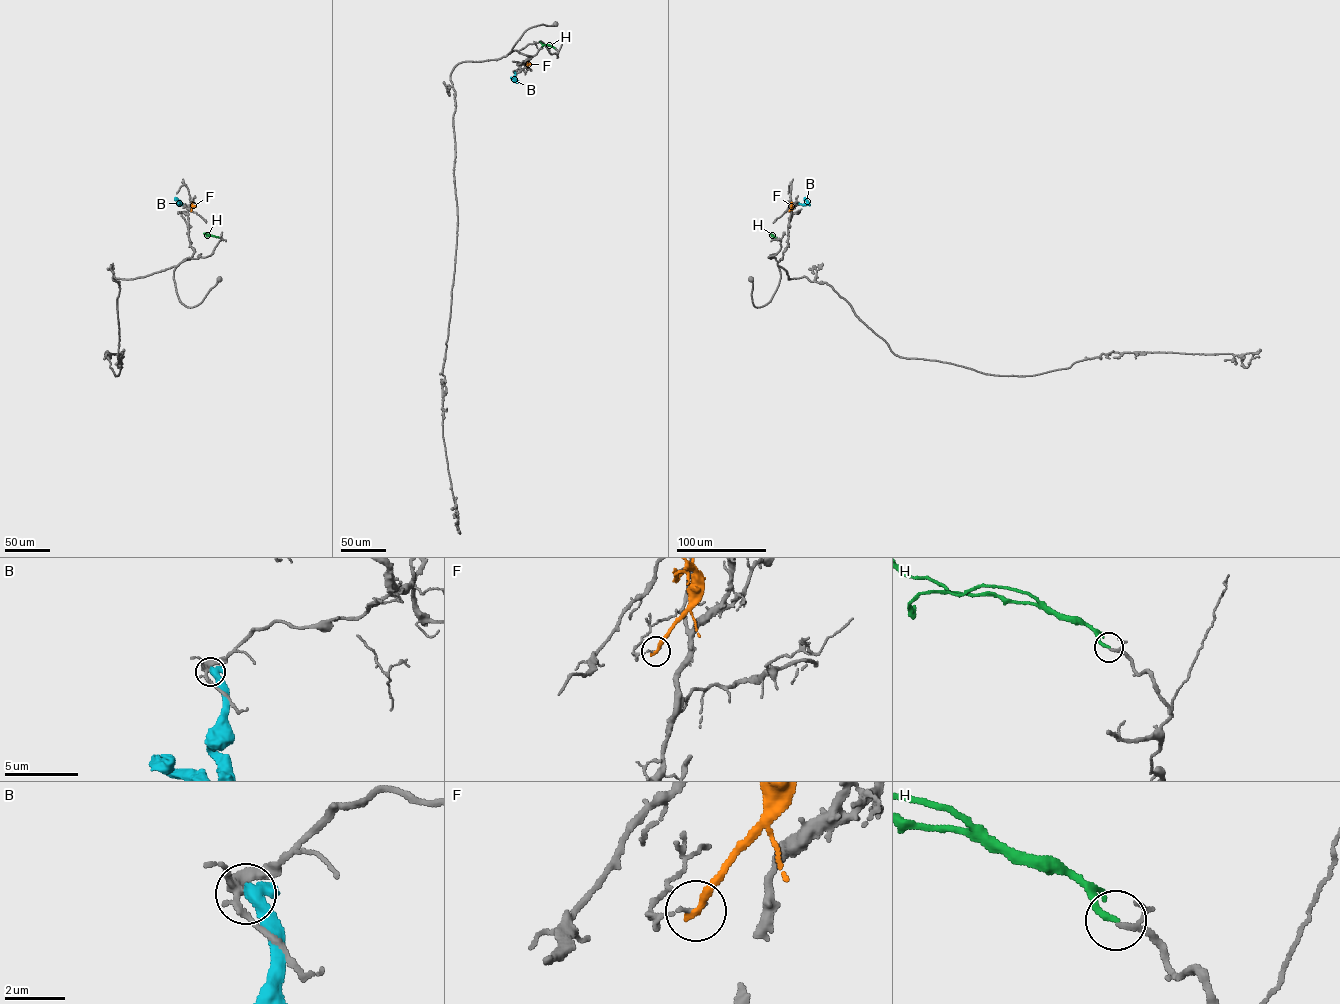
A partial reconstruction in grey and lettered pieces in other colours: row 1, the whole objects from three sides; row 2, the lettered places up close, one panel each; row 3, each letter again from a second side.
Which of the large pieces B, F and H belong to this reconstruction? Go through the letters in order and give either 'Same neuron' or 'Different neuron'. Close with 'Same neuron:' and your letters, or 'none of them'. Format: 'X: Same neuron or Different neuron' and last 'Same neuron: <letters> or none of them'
B: Different neuron
F: Different neuron
H: Same neuron
Same neuron: H

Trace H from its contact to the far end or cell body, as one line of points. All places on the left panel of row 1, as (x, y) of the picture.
H: (218, 237), (203, 233)

